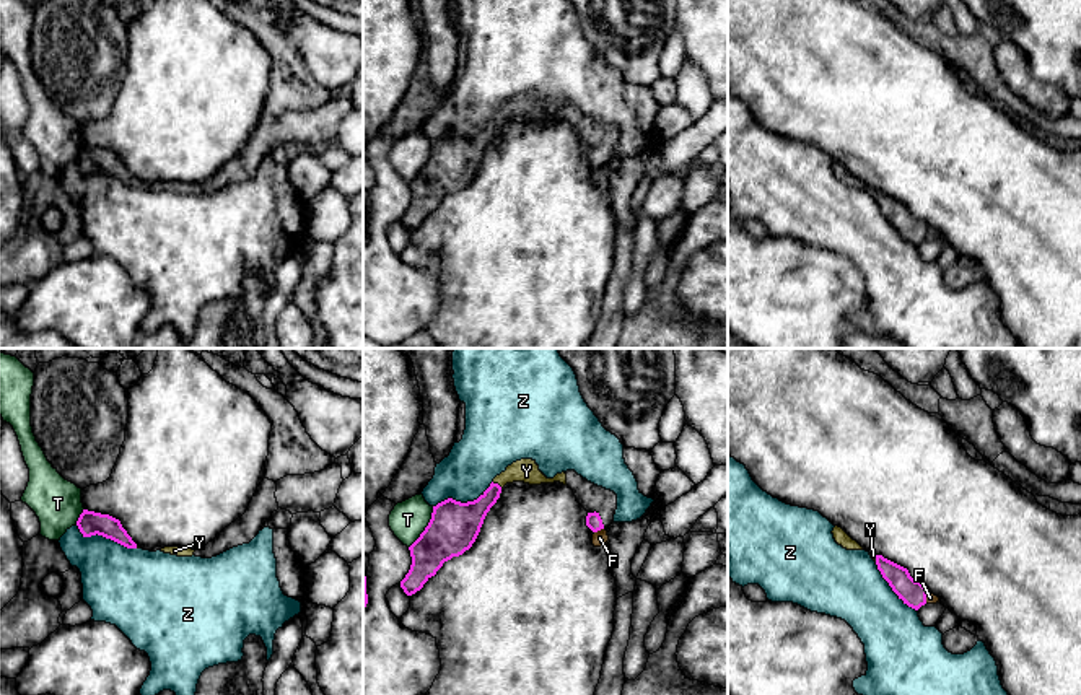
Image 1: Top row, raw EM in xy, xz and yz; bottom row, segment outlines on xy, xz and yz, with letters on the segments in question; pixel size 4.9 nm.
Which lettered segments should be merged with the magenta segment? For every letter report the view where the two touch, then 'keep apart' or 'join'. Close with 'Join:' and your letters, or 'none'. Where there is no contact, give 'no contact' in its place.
F: xz | keep apart
T: xz | keep apart
Y: xz | join
Z: xy | keep apart
Join: Y

